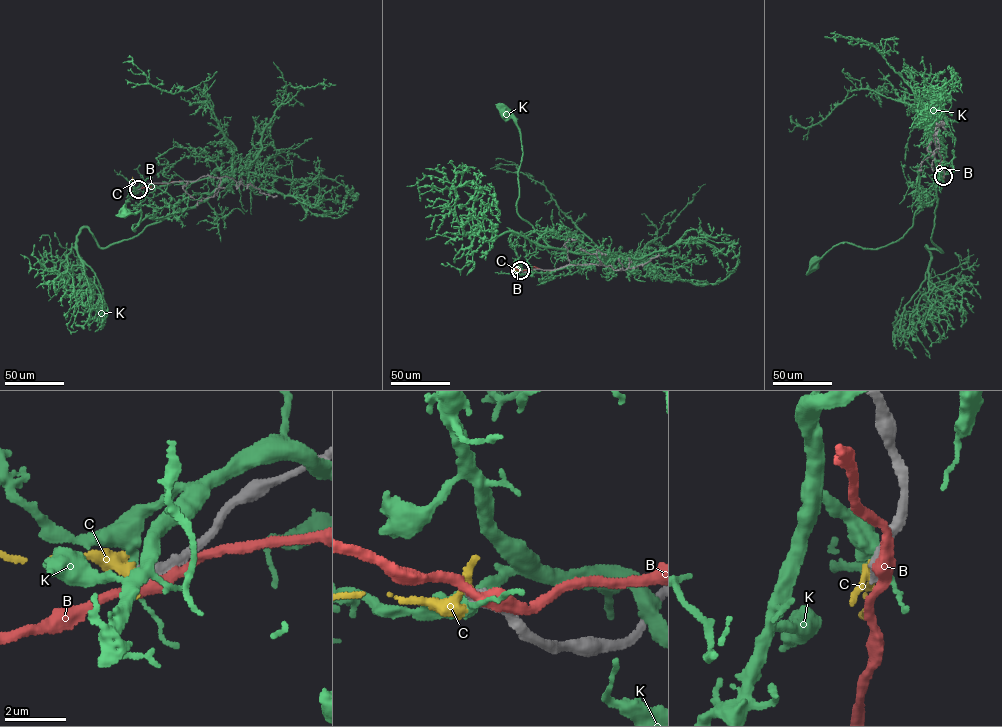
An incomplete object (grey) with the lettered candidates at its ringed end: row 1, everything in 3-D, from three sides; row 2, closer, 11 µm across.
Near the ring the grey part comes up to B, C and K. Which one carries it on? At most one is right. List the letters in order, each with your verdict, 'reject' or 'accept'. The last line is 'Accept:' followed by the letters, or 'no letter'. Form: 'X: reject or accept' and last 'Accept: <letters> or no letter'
B: reject
C: reject
K: reject
Accept: no letter

